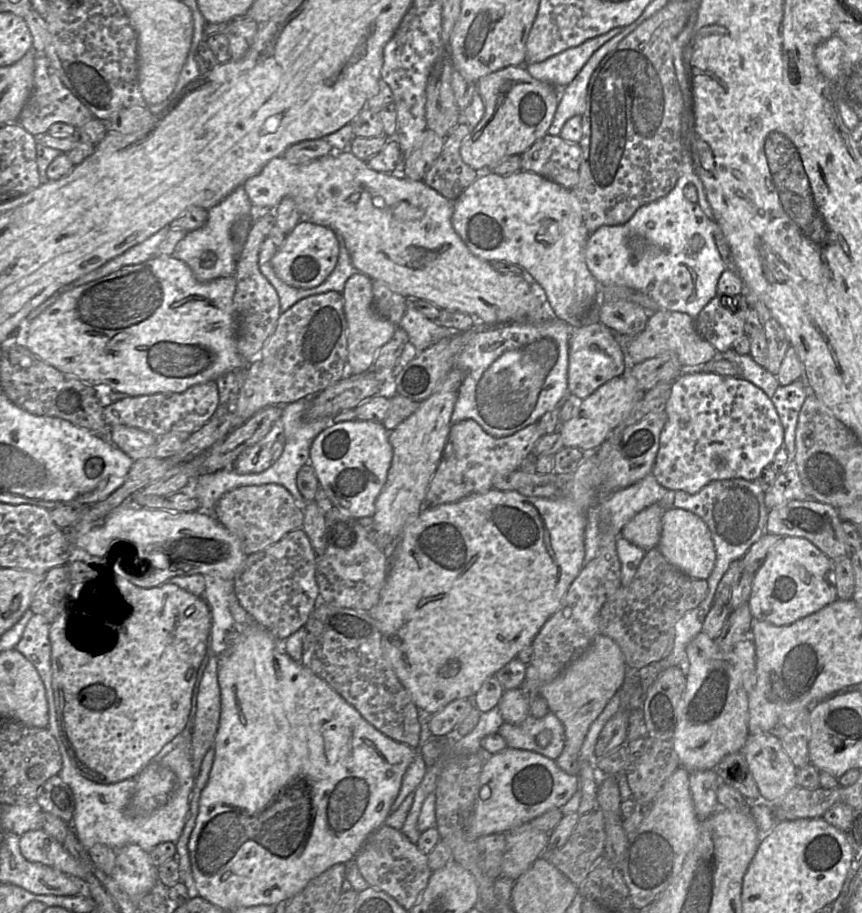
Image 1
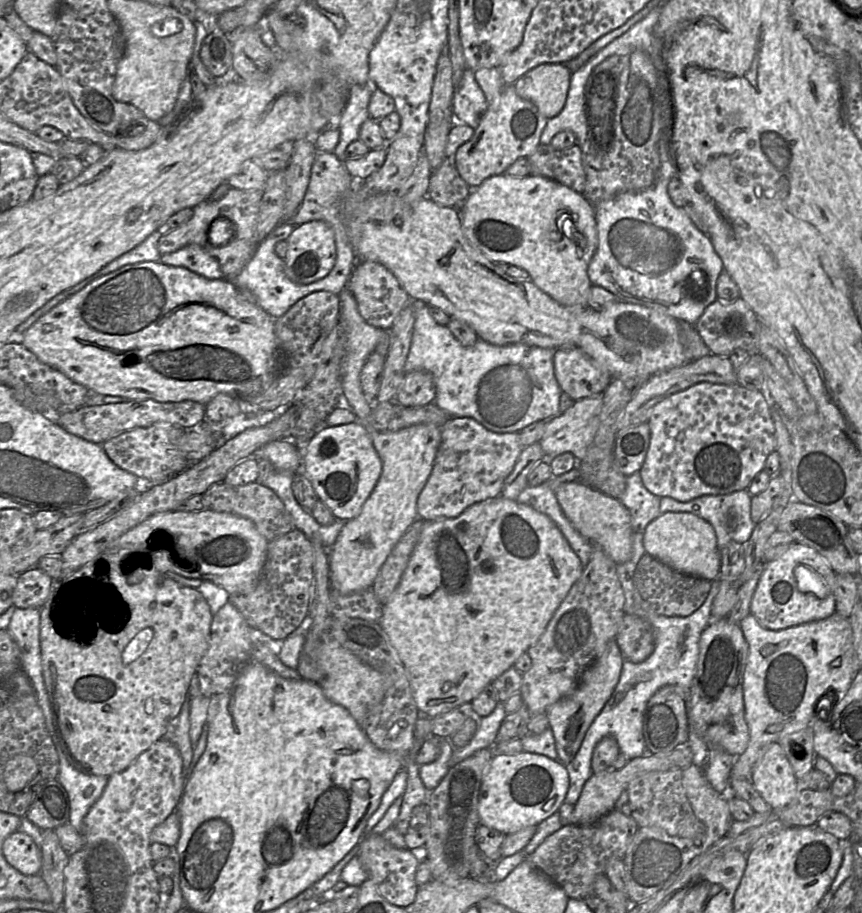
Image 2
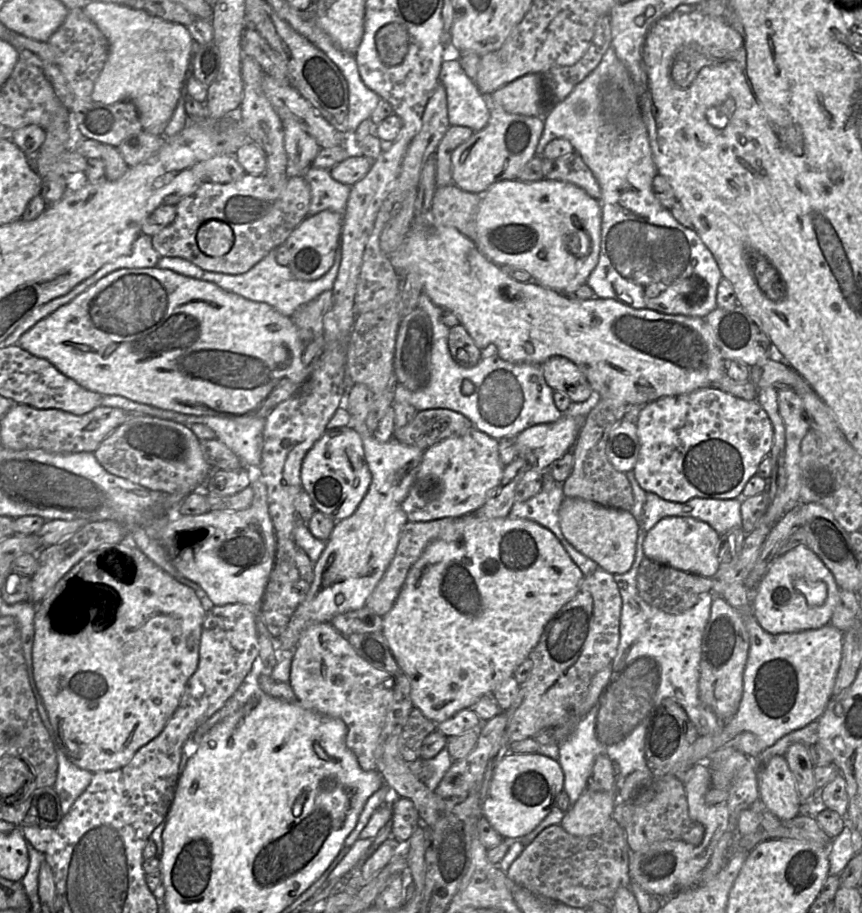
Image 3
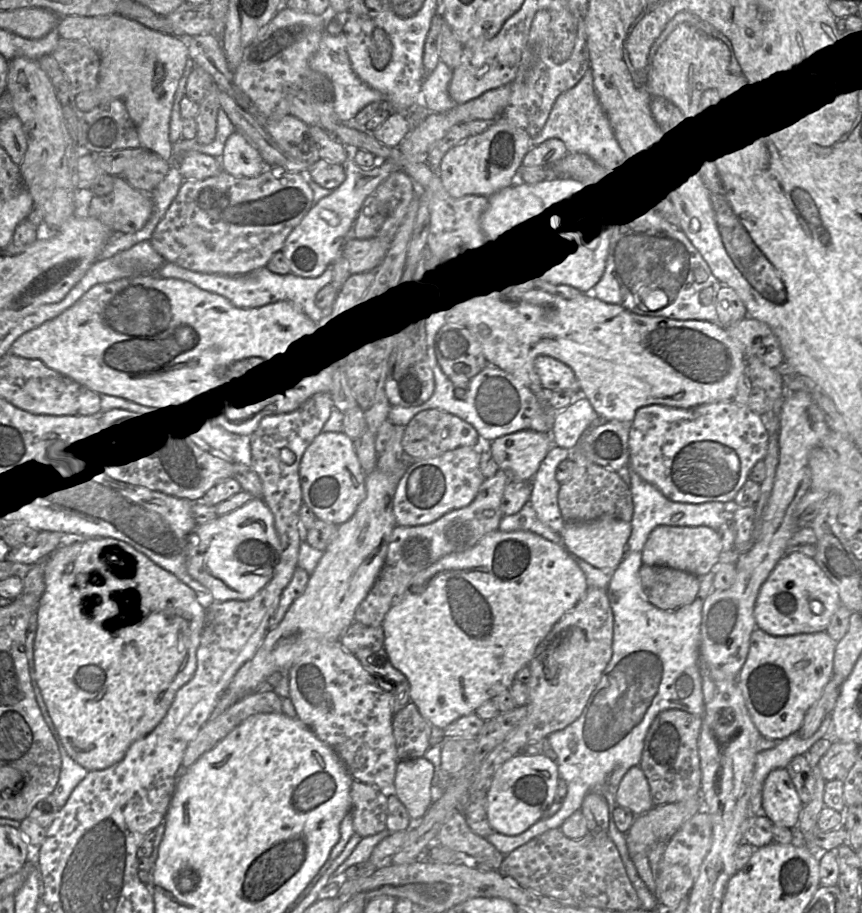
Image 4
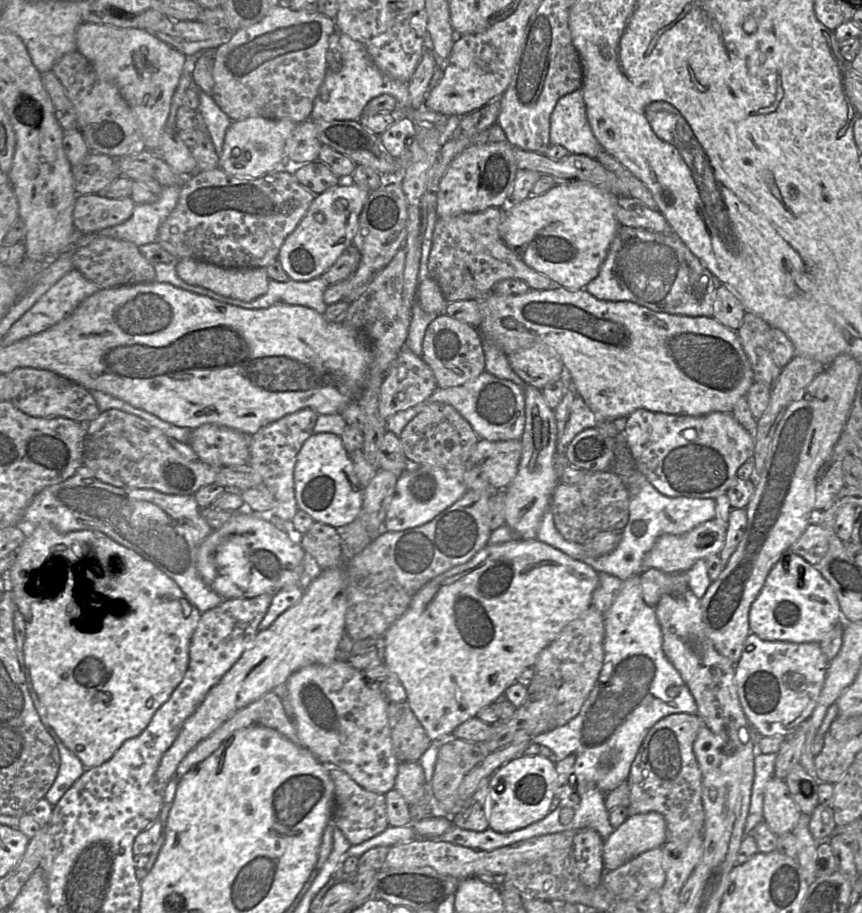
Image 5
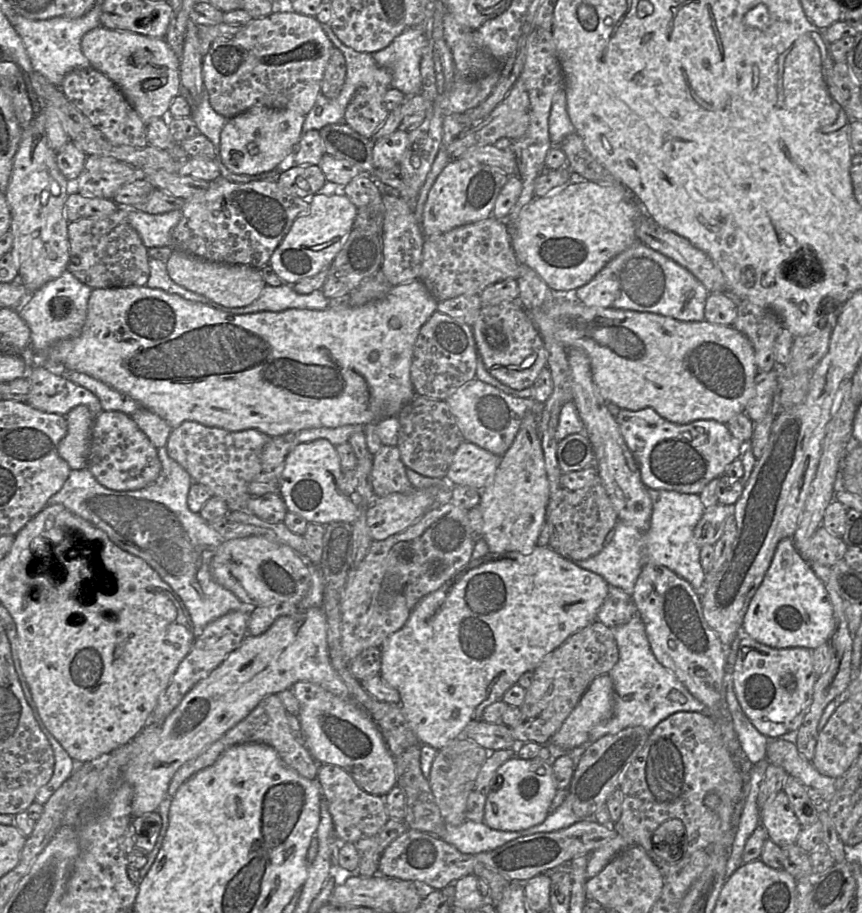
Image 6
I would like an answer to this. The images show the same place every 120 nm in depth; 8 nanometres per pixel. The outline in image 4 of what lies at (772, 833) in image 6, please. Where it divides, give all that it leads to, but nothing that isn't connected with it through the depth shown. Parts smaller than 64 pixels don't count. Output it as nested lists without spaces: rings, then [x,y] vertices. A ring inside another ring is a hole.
[[[786,768],[772,770],[764,782],[763,814],[777,826],[795,829],[803,806]]]

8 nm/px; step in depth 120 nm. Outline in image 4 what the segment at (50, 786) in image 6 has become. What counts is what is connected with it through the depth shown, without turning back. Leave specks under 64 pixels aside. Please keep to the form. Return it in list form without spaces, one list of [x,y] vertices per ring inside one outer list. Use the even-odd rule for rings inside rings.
[[[55,738],[61,756],[61,769],[53,796],[59,807],[68,801],[74,788],[86,777],[88,770],[75,762],[65,750],[60,738]]]

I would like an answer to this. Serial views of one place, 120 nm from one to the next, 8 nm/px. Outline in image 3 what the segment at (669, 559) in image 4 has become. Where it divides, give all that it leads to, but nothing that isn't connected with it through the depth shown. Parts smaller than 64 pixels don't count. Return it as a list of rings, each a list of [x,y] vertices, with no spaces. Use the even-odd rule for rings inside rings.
[[[665,517],[646,533],[643,551],[657,563],[711,578],[720,566],[720,535],[709,524],[691,517]]]

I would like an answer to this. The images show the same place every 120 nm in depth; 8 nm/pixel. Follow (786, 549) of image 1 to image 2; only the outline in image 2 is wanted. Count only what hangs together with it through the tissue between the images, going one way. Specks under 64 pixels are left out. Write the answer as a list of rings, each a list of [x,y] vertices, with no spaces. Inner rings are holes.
[[[794,542],[778,559],[770,561],[765,565],[761,573],[759,582],[755,589],[750,604],[750,613],[758,620],[760,625],[769,630],[782,630],[789,627],[798,626],[808,622],[818,621],[830,617],[835,613],[835,577],[836,573],[826,562],[826,560],[813,548]],[[798,565],[805,565],[819,577],[826,589],[826,597],[817,598],[812,593],[802,593],[797,587],[794,570]]]

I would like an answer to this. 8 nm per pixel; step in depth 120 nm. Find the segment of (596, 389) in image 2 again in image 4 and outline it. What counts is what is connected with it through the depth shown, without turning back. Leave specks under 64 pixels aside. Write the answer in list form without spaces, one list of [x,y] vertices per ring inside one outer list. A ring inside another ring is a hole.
[[[538,356],[534,361],[534,369],[546,390],[579,391],[579,383],[573,370],[551,356]]]

